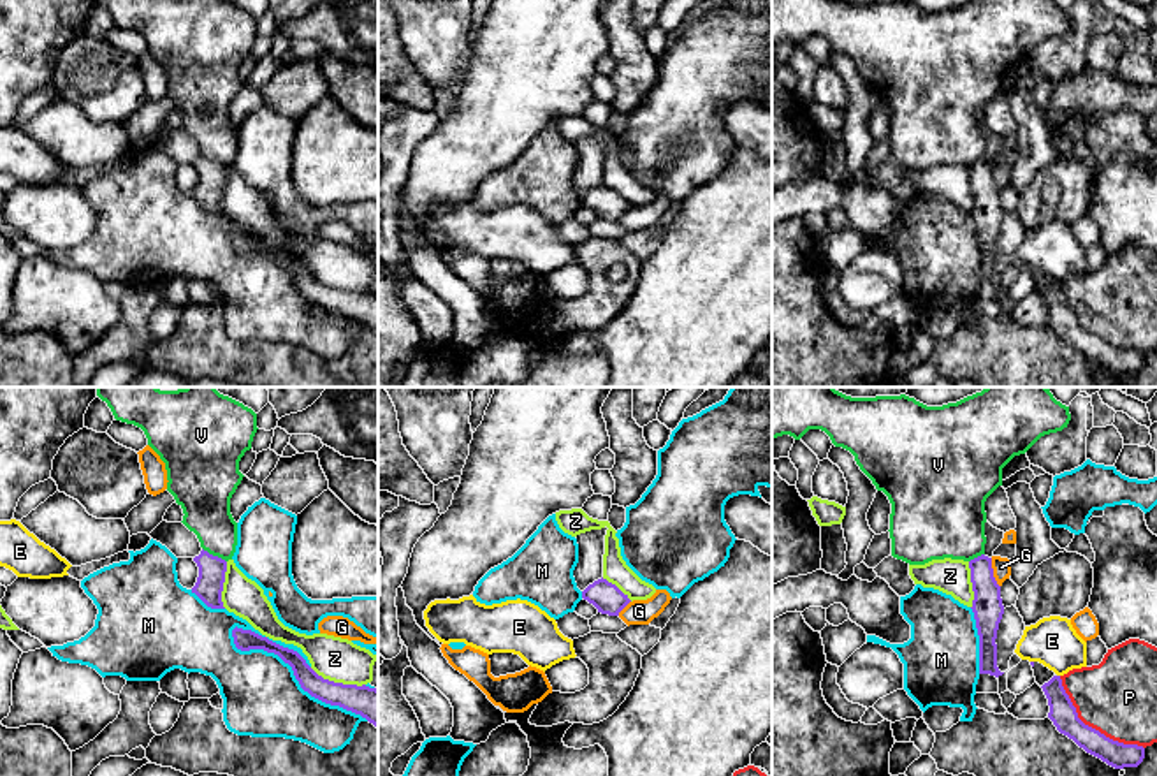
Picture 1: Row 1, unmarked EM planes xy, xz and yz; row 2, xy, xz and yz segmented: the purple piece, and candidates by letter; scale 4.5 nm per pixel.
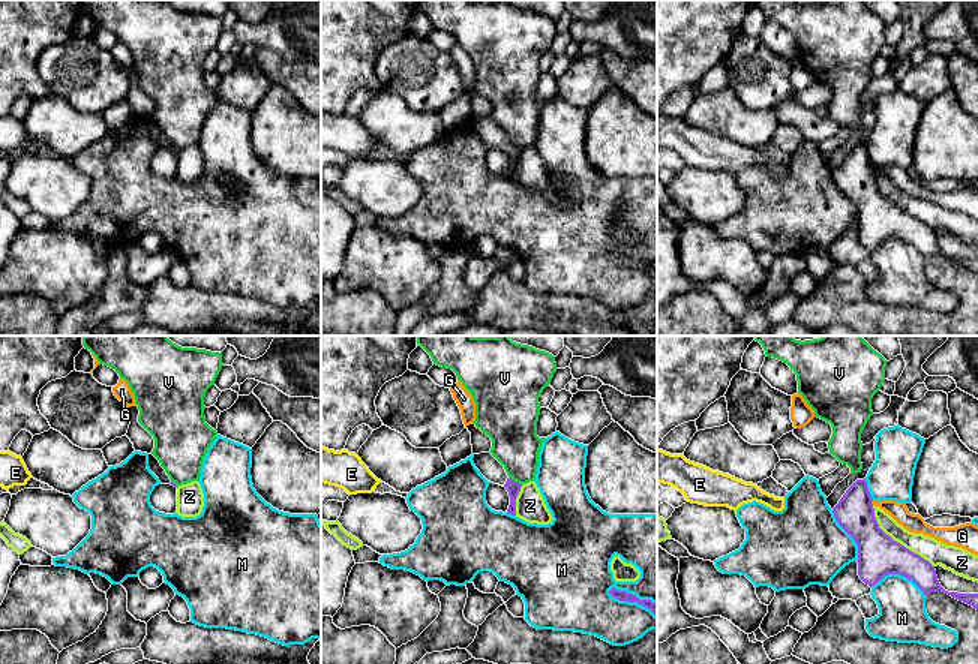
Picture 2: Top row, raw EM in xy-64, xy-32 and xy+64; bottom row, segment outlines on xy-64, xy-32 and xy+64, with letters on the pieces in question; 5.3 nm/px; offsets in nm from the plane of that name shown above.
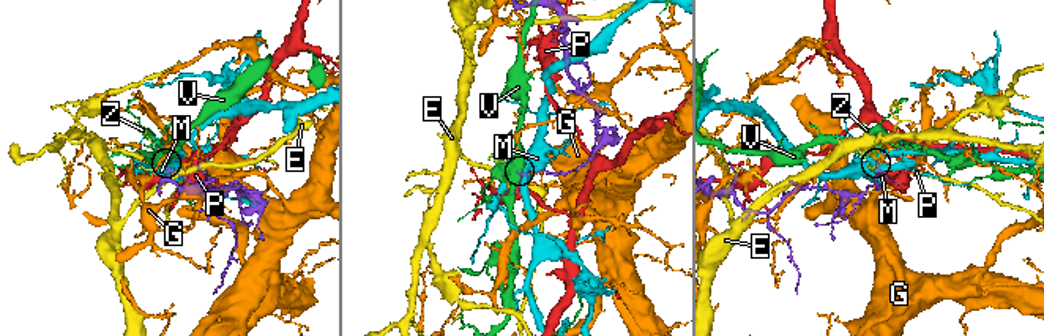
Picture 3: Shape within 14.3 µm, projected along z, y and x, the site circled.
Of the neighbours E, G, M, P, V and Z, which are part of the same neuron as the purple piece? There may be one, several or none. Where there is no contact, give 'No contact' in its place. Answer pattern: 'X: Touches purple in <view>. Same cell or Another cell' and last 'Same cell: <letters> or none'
E: No contact. Another cell
G: Touches purple in yz. Another cell
M: Touches purple in xy. Another cell
P: Touches purple in yz. Another cell
V: Touches purple in xy. Another cell
Z: Touches purple in xy. Another cell
Same cell: none

